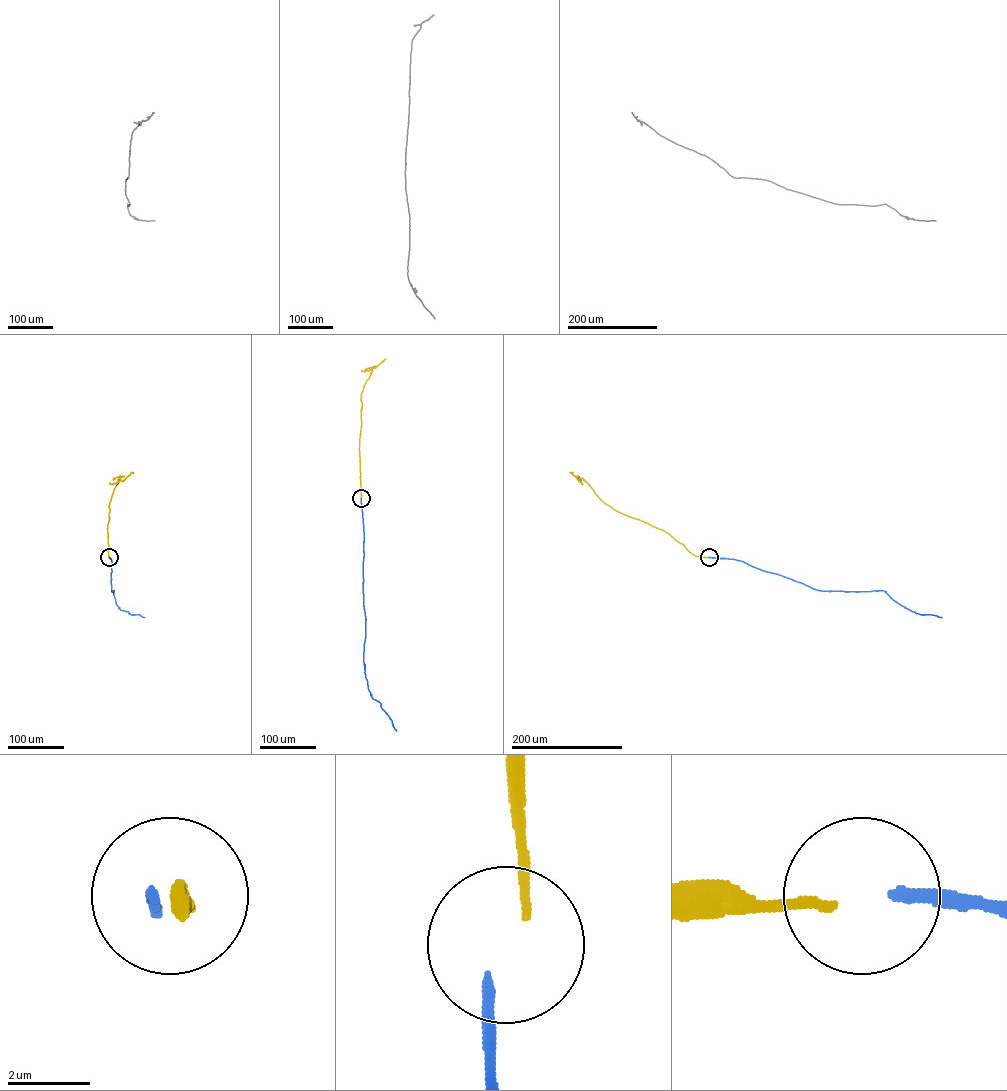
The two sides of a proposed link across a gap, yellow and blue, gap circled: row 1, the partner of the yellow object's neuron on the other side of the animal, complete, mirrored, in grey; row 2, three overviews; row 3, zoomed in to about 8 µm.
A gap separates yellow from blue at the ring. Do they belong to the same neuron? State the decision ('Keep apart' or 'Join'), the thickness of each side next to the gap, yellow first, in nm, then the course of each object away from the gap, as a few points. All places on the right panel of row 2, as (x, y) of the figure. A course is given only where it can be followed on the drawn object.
Keep apart. Thickness 190 nm (yellow) against 260 nm. Course of yellow: (708, 557), (694, 555), (665, 531), (616, 511), (603, 502), (582, 478), (579, 481), (570, 472). Course of blue: (709, 557), (743, 561), (820, 590), (883, 590), (916, 613), (942, 617)

